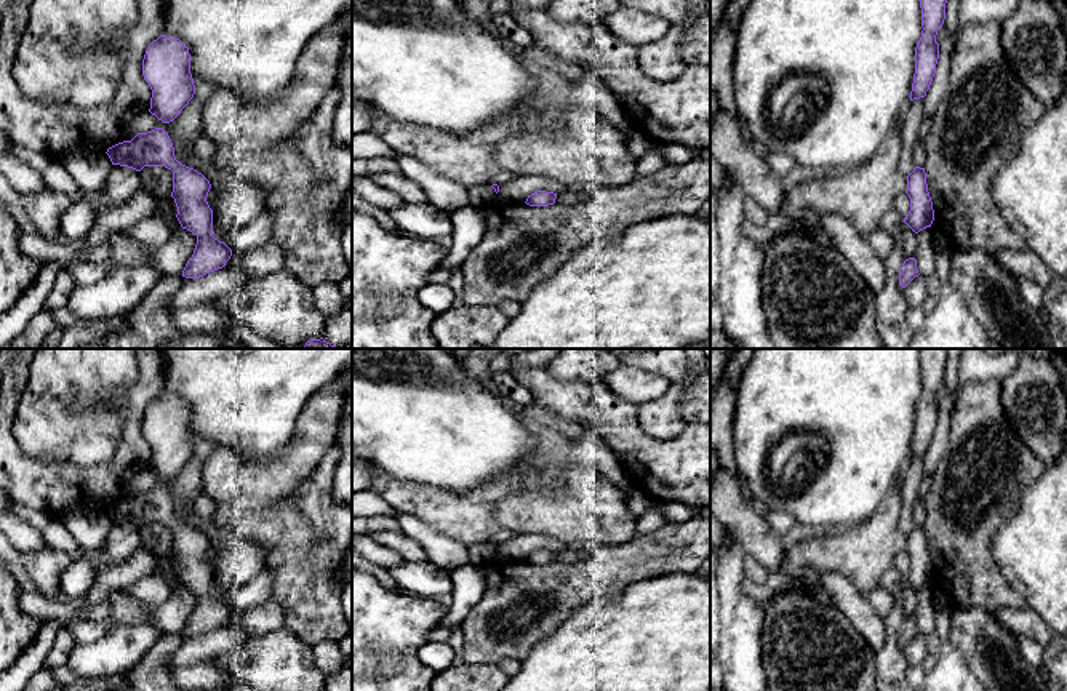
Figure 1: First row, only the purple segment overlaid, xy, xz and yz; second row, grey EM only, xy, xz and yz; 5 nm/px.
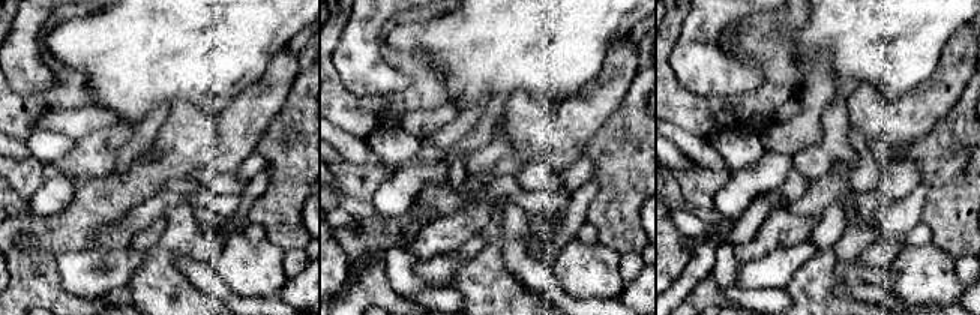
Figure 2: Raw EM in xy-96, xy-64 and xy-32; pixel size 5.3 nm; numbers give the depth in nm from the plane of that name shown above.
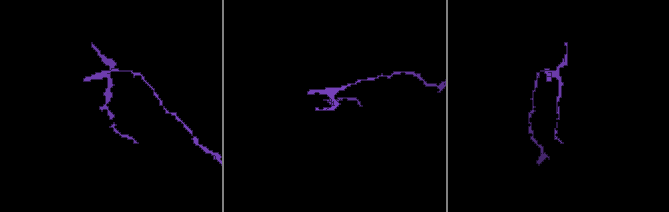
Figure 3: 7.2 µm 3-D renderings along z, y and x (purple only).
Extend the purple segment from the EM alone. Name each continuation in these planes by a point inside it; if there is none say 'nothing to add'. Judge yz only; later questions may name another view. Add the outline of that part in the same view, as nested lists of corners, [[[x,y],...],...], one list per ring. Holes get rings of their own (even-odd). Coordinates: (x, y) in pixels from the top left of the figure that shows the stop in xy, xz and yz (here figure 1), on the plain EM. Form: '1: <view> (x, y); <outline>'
nothing to add

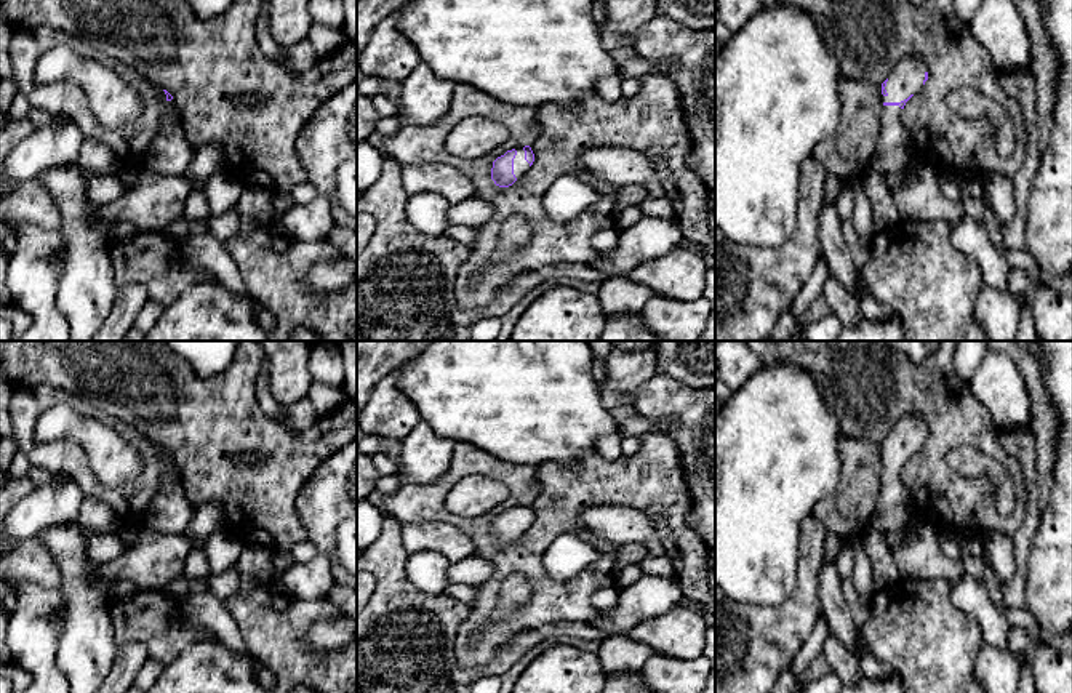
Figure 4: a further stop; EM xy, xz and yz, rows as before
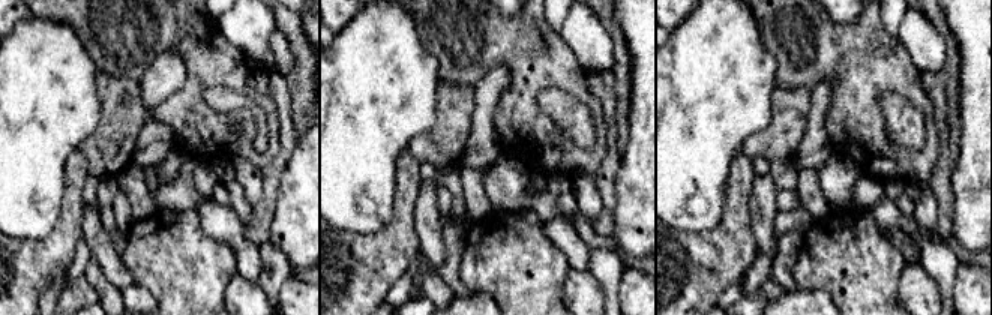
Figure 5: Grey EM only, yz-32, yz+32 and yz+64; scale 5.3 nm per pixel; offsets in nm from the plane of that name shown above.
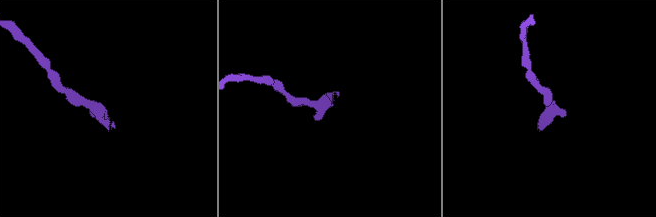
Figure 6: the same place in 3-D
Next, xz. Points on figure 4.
1: xz (520, 524); [[[518,506],[515,509],[517,509],[517,514],[514,517],[514,533],[517,538],[520,538],[530,528],[530,522],[525,519],[523,506]]]

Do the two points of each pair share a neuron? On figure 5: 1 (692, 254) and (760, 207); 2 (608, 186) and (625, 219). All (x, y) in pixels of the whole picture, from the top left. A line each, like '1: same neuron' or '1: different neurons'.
1: different neurons
2: different neurons

